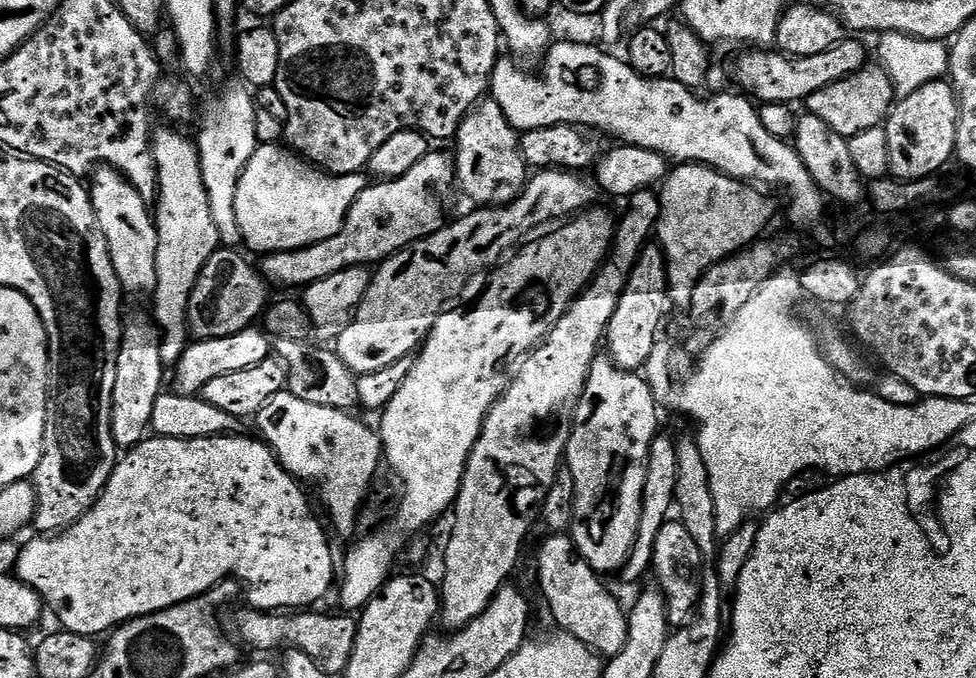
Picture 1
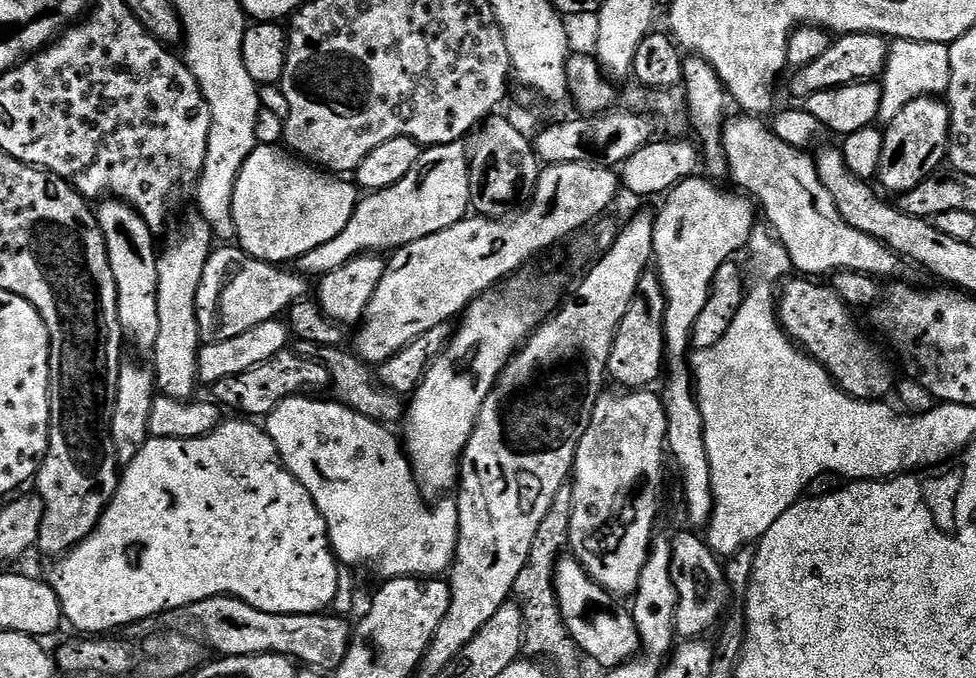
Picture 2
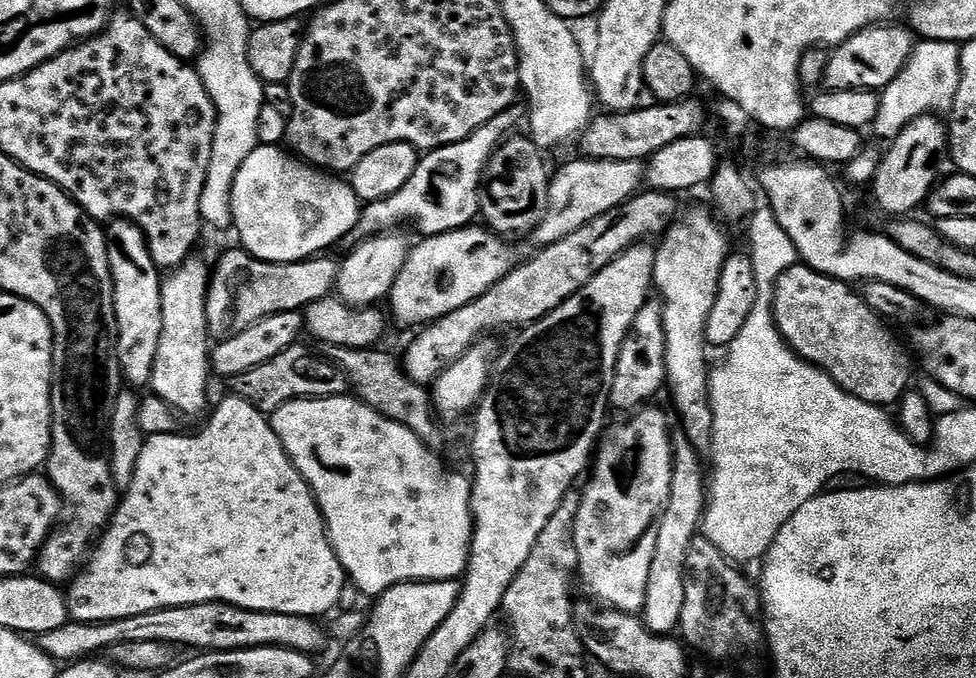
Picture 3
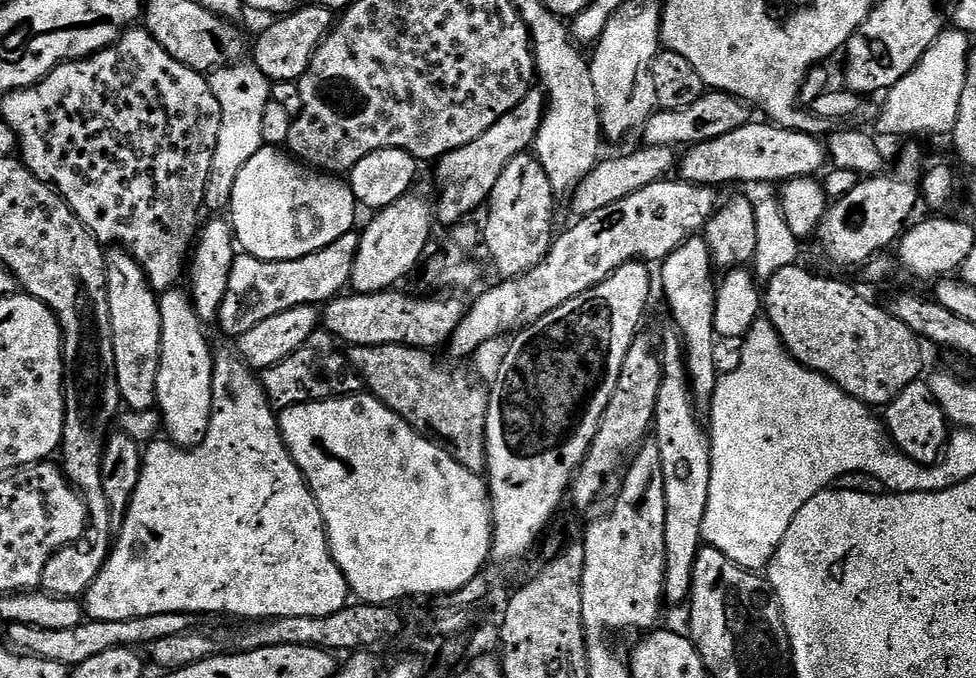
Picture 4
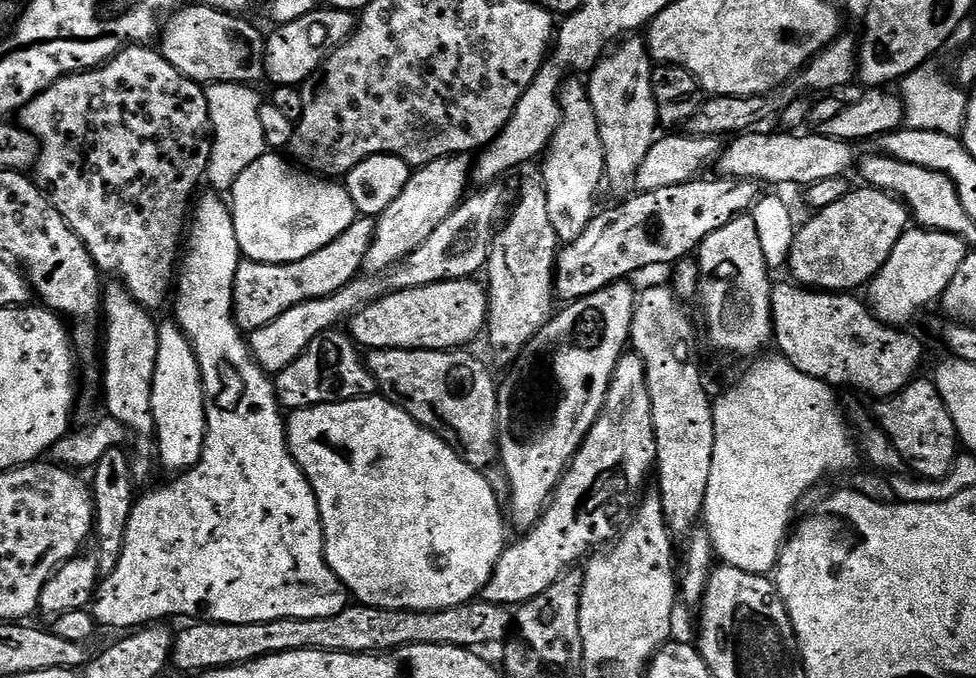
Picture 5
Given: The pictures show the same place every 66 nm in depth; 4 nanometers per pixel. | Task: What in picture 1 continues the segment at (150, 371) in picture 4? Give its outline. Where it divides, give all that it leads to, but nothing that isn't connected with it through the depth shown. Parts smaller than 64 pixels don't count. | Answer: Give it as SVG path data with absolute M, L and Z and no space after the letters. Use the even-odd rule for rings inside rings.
M107 166L98 168L94 174L96 185L91 185L92 205L102 226L102 234L108 243L114 270L120 279L120 287L125 293L148 292L156 287L156 255L158 254L158 234L153 209L149 201L138 194L133 184L121 172Z

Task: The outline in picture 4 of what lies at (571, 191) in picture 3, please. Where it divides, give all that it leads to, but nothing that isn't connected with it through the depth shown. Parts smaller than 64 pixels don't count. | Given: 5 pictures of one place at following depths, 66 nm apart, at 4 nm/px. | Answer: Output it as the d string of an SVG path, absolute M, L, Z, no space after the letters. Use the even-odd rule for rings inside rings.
M640 146L637 152L632 152L629 156L616 156L613 160L601 159L586 176L580 180L571 193L572 208L576 211L577 217L594 214L594 210L603 210L610 206L610 202L618 202L634 190L642 190L642 186L650 186L654 182L665 179L668 172L677 167L678 156L673 149L662 146Z

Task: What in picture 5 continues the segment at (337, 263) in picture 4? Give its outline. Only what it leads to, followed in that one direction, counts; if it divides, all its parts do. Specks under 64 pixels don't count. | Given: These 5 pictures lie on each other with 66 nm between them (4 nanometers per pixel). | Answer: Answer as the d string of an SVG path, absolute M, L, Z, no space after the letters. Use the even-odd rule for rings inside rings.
M357 218L343 234L334 238L322 250L289 264L263 264L257 260L241 259L234 282L234 316L236 324L250 334L278 318L286 310L304 300L321 300L361 275L370 242L376 233L376 220Z

